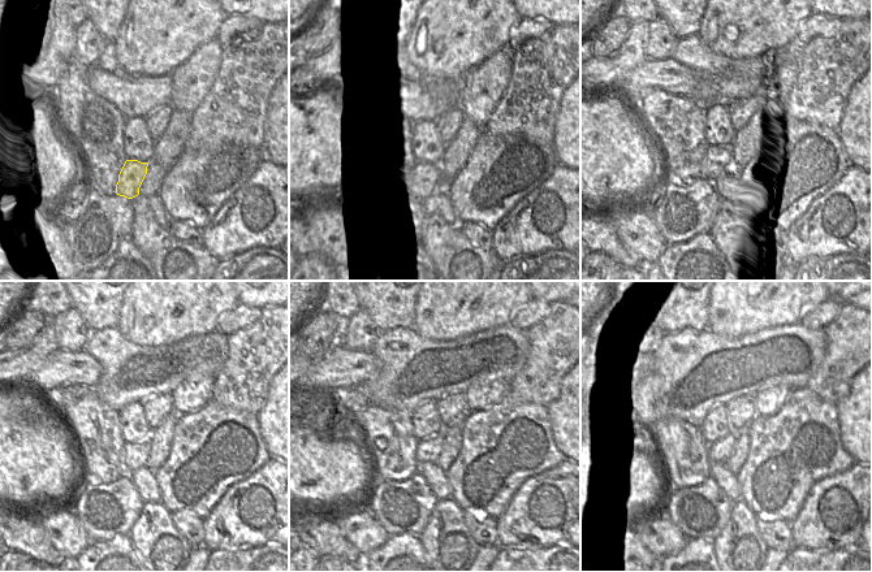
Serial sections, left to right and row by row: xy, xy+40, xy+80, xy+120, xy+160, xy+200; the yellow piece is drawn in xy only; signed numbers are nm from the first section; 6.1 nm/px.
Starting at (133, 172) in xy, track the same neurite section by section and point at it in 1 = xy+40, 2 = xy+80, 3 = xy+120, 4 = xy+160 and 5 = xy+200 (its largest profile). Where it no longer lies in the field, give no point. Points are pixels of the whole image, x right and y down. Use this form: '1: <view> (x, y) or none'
1: xy+40 (426, 176)
2: xy+80 (717, 161)
3: xy+120 (136, 455)
4: xy+160 (428, 450)
5: xy+200 (720, 451)

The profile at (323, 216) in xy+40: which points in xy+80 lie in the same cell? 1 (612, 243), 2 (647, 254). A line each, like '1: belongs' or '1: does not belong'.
1: does not belong
2: belongs

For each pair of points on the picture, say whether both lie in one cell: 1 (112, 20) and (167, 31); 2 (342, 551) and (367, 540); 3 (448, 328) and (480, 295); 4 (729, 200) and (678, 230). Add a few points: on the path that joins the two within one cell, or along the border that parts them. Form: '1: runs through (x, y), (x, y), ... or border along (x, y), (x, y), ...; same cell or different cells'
1: border along (125, 13), (112, 42); different cells
2: border along (337, 519), (344, 537), (362, 555); different cells
3: runs through (454, 319), (471, 302); same cell
4: border along (712, 182), (716, 193), (724, 202); different cells

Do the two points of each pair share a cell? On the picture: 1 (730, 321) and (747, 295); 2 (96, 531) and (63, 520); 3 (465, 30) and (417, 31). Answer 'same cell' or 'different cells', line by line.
1: same cell
2: different cells
3: same cell

